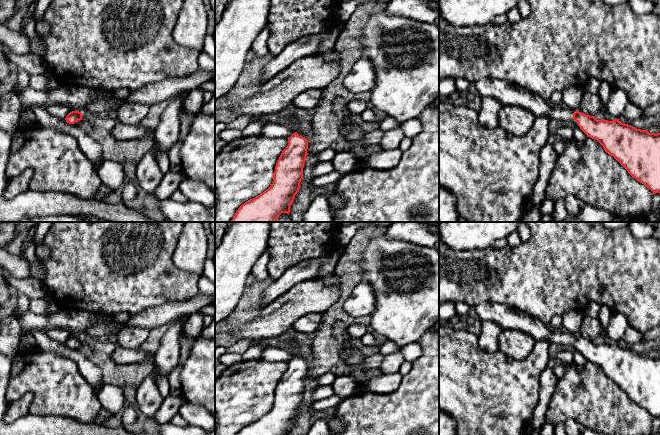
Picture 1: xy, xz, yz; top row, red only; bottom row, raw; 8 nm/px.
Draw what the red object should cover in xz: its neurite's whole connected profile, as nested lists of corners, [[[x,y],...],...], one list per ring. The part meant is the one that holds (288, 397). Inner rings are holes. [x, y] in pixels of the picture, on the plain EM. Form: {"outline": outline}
{"outline": [[[297,356],[288,361],[288,369],[277,384],[271,410],[237,435],[290,435],[303,403],[307,373],[308,364]]]}

